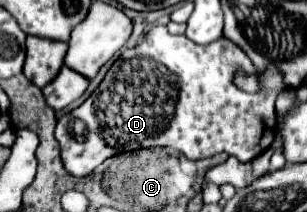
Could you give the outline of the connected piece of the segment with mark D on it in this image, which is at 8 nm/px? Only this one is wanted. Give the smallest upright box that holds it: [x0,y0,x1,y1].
[57,25,285,177]

